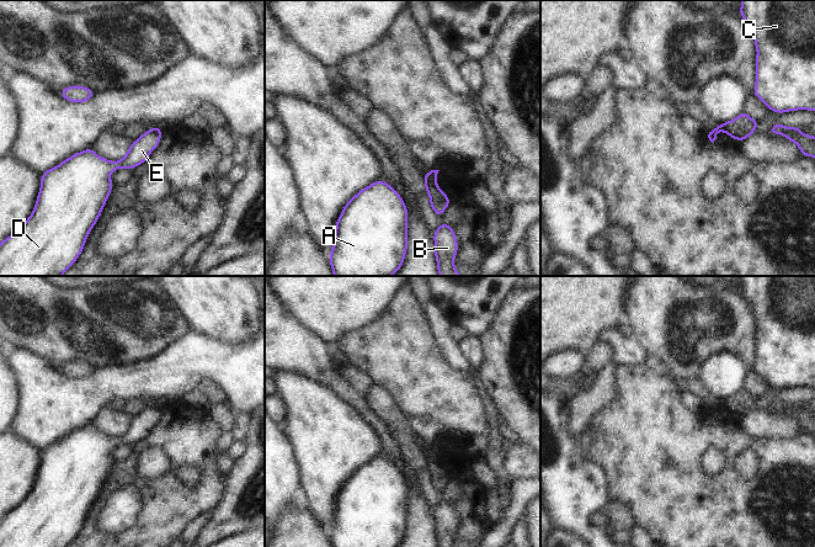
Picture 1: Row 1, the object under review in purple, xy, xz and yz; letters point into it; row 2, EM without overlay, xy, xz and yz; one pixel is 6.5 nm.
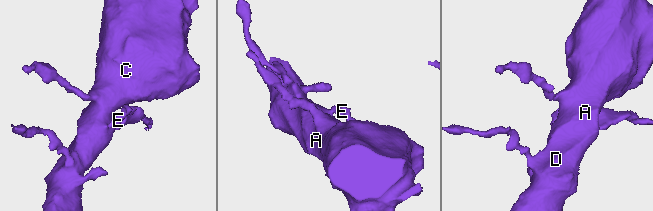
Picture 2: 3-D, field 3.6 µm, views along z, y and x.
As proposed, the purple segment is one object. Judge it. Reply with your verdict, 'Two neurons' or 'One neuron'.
Two neurons.

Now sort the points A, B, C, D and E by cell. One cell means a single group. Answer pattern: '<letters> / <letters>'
A C D E / B

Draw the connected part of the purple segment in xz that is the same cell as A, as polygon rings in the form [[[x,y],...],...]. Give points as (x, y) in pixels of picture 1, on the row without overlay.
[[[384,457],[372,458],[350,474],[336,496],[334,522],[329,530],[332,547],[398,547],[408,525],[408,484],[403,473]]]

